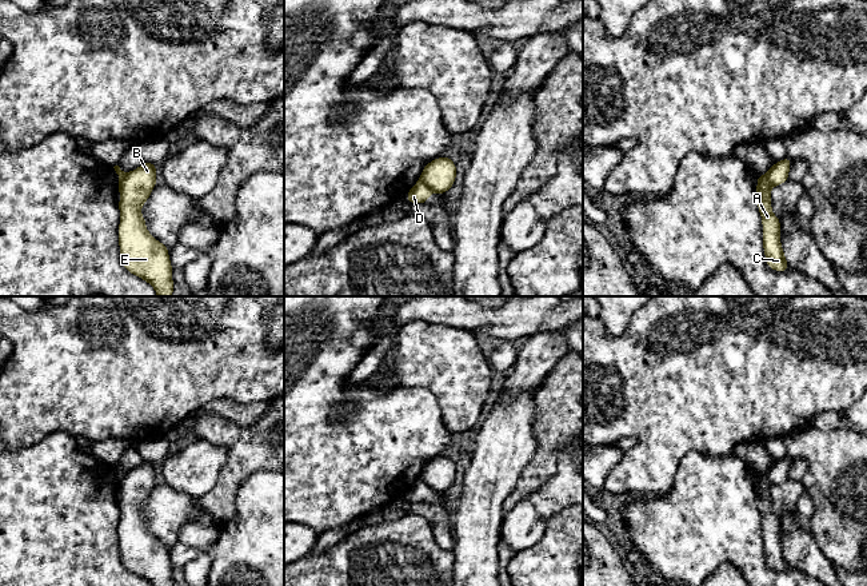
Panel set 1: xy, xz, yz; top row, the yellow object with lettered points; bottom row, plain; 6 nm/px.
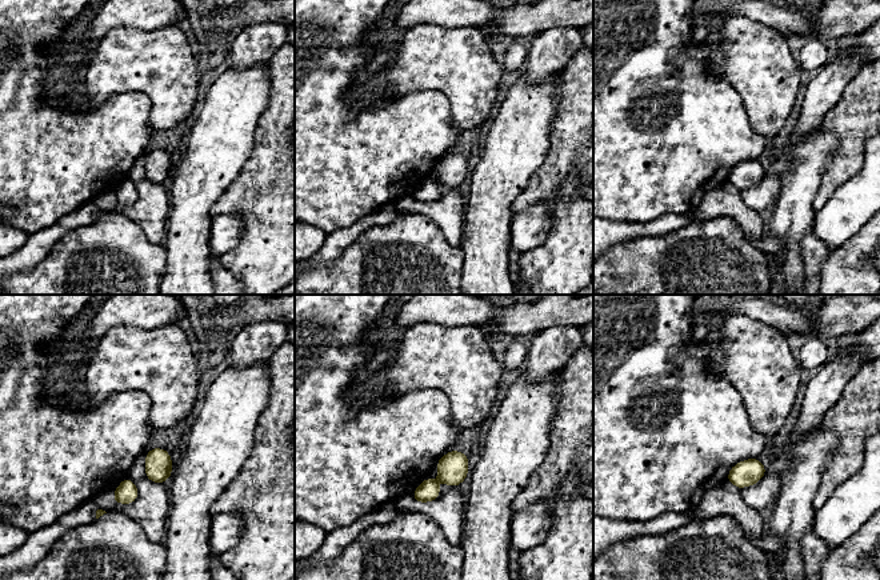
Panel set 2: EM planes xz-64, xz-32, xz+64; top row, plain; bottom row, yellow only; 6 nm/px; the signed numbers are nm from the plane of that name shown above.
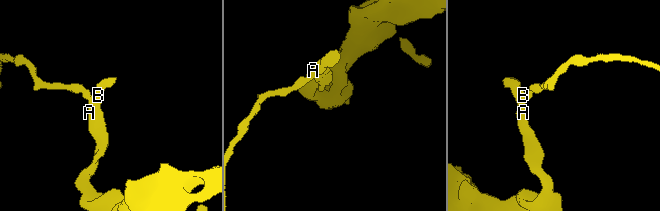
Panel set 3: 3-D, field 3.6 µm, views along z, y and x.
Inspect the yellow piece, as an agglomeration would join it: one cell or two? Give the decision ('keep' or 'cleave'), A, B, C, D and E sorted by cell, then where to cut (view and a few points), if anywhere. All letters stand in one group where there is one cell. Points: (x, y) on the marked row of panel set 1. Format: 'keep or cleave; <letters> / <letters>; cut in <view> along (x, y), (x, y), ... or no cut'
cleave; A B C E / D; cut in xz along (419, 180), (431, 190)

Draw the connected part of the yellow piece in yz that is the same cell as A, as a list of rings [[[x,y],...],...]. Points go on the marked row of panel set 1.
[[[767,175],[758,176],[758,208],[763,223],[763,248],[766,254],[766,263],[775,271],[786,272],[788,263],[784,258],[780,244],[780,220],[771,211],[771,192],[772,182]]]

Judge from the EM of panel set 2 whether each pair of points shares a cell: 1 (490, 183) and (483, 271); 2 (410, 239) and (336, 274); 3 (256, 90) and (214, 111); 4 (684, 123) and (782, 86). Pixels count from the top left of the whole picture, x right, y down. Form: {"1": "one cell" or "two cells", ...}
{"1": "one cell", "2": "one cell", "3": "one cell", "4": "two cells"}

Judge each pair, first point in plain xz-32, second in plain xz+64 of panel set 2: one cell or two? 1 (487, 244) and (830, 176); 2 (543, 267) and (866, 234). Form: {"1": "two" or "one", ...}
{"1": "two", "2": "one"}

